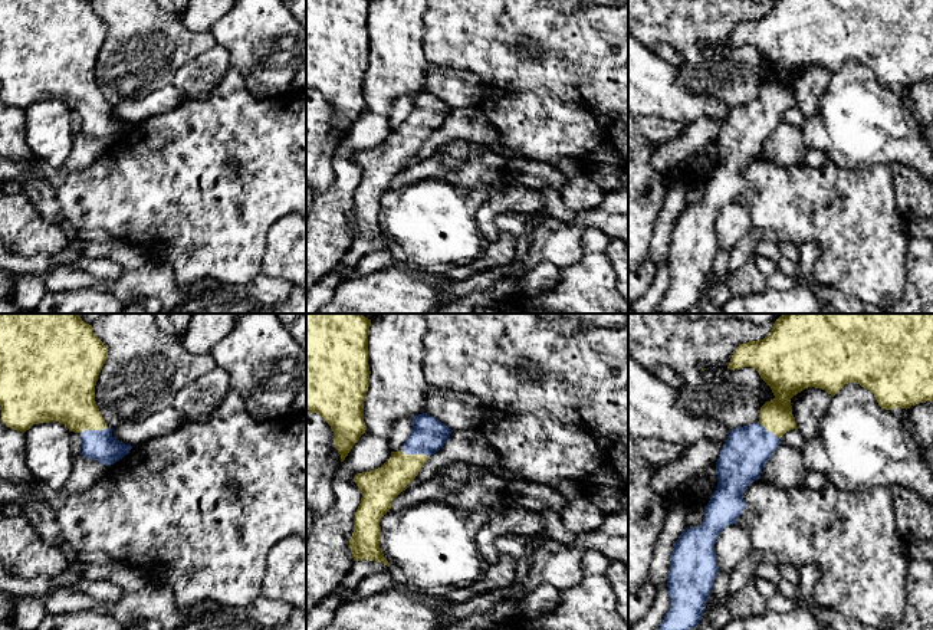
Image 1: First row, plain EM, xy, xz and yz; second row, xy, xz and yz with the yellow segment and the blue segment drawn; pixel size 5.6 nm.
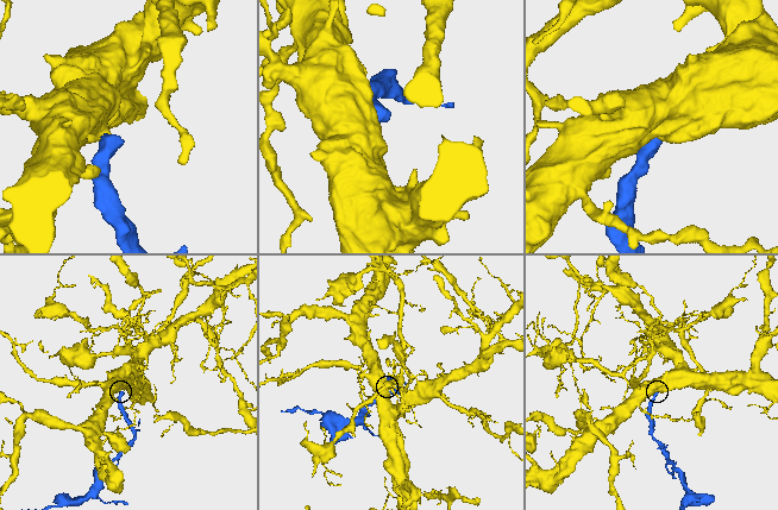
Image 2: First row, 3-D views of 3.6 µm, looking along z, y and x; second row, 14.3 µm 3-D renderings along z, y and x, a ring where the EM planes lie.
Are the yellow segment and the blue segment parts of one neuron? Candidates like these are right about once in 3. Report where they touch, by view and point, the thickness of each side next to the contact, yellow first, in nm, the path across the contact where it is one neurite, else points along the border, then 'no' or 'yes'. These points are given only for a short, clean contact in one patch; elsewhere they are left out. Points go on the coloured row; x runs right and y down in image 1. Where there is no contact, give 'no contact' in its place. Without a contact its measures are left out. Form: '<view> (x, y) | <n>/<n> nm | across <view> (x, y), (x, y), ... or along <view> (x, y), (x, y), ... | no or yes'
xy (94, 429) | 320/180 nm | across xy (66, 394), (94, 429), (99, 445) | yes

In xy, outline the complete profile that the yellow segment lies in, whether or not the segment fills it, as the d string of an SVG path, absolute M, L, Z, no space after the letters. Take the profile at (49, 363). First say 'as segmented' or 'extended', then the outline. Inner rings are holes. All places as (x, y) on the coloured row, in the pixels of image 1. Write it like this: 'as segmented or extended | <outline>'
extended | M0 314L1 421L24 433L33 424L59 421L82 437L81 456L111 466L132 449L112 436L95 401L108 347L78 314Z

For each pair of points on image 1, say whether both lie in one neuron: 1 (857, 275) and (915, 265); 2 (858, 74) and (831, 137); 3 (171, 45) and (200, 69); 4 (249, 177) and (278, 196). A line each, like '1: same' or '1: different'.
1: different
2: same
3: different
4: same

